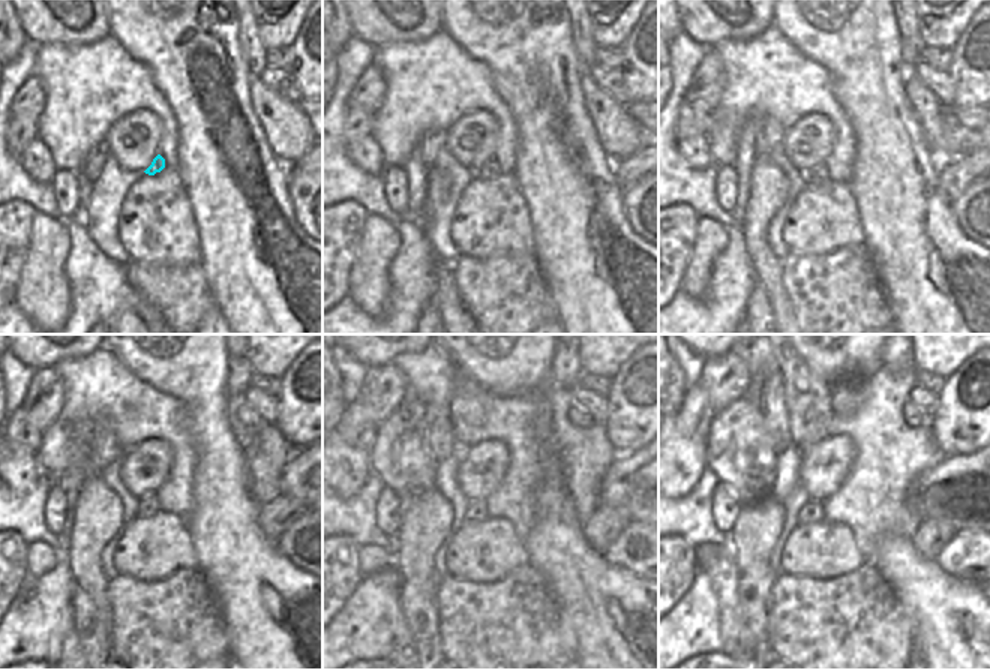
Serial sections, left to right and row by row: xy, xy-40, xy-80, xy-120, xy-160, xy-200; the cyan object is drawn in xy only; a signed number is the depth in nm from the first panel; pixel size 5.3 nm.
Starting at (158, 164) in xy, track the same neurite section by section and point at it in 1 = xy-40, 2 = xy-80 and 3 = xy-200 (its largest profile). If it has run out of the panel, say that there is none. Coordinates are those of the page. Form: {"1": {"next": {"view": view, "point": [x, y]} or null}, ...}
{"1": {"next": {"view": "xy-40", "point": [489, 170]}}, "2": {"next": {"view": "xy-80", "point": [819, 173]}}, "3": {"next": {"view": "xy-200", "point": [810, 511]}}}

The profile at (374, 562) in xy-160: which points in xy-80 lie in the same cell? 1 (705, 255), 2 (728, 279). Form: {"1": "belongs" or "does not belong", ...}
{"1": "belongs", "2": "does not belong"}

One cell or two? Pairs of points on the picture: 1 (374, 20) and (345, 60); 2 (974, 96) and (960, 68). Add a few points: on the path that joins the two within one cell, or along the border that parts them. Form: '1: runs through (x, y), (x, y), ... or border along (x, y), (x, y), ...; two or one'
1: border along (354, 33), (374, 47); two
2: runs through (974, 89), (974, 81), (968, 75); one

